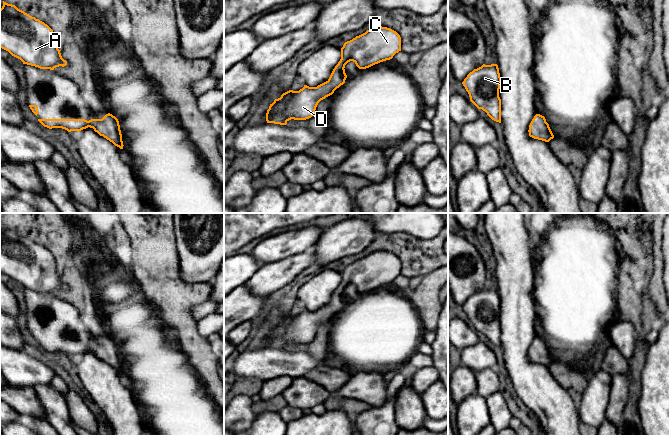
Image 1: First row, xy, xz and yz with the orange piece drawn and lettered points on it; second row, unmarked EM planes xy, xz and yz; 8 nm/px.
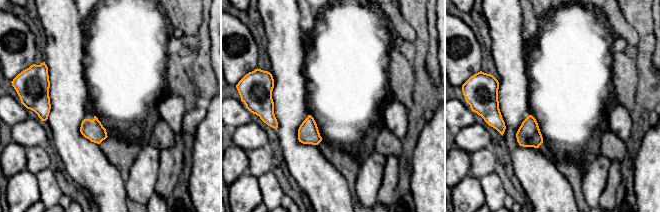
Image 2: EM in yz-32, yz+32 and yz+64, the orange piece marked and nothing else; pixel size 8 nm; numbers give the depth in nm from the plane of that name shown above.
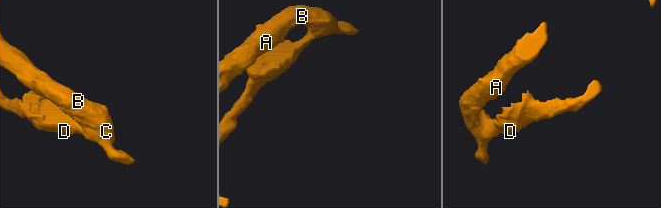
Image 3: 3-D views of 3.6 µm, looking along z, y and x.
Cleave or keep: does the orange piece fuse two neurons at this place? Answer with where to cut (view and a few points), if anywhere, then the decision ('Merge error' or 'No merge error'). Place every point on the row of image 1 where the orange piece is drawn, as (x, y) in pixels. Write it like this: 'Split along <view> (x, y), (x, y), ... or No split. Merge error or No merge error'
No split. No merge error

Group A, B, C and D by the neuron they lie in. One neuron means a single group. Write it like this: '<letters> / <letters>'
A B C D

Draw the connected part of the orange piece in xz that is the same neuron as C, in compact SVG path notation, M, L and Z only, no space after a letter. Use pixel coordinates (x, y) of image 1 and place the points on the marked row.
M377 26L344 43L341 59L329 79L317 87L304 85L299 91L289 90L270 104L266 113L267 123L286 125L291 119L311 118L318 103L332 95L345 83L345 65L353 61L359 69L366 69L390 60L401 51L400 35L387 27Z

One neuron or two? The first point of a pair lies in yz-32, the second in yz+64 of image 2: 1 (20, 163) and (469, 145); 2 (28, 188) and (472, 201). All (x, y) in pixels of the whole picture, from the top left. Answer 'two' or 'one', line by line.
1: two
2: one

